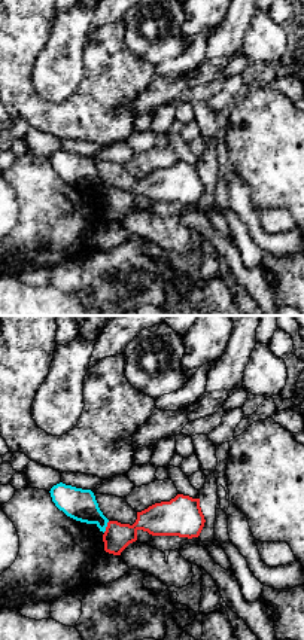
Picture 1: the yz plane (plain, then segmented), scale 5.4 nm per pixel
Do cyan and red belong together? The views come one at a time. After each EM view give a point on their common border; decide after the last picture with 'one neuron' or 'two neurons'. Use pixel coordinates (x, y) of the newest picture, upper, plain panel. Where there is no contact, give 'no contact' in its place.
contact (106, 192)

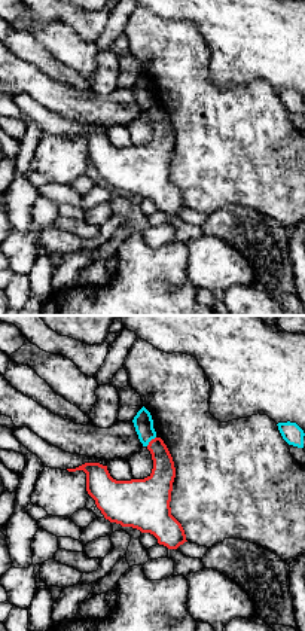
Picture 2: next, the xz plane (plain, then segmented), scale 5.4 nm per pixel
contact (151, 106)

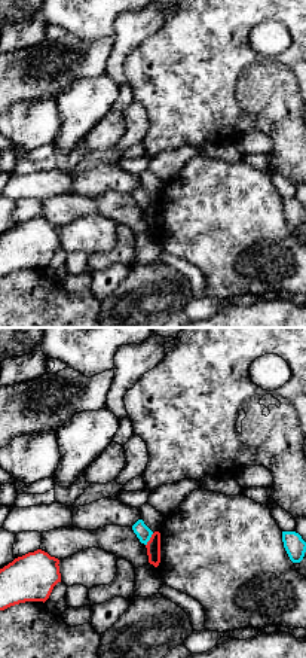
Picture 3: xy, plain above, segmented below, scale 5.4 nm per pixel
contact (149, 206)

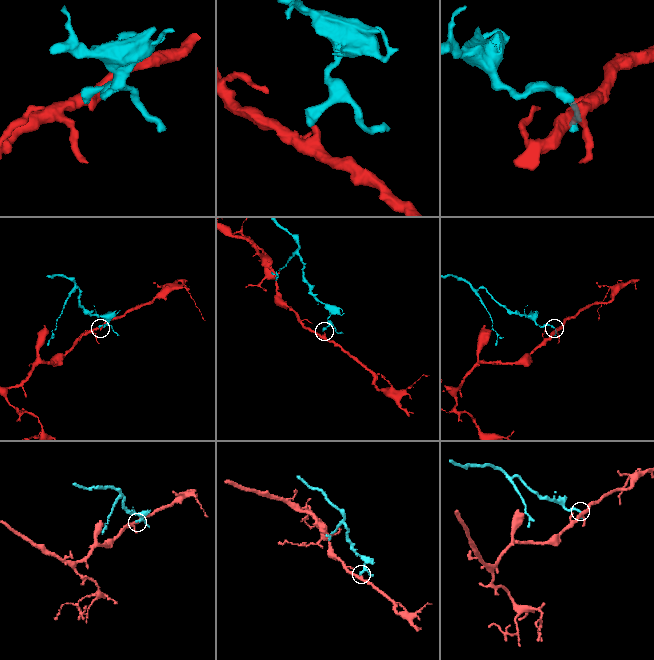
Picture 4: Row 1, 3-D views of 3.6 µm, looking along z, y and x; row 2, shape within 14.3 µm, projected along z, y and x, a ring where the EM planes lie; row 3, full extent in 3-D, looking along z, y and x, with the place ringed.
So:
two neurons

